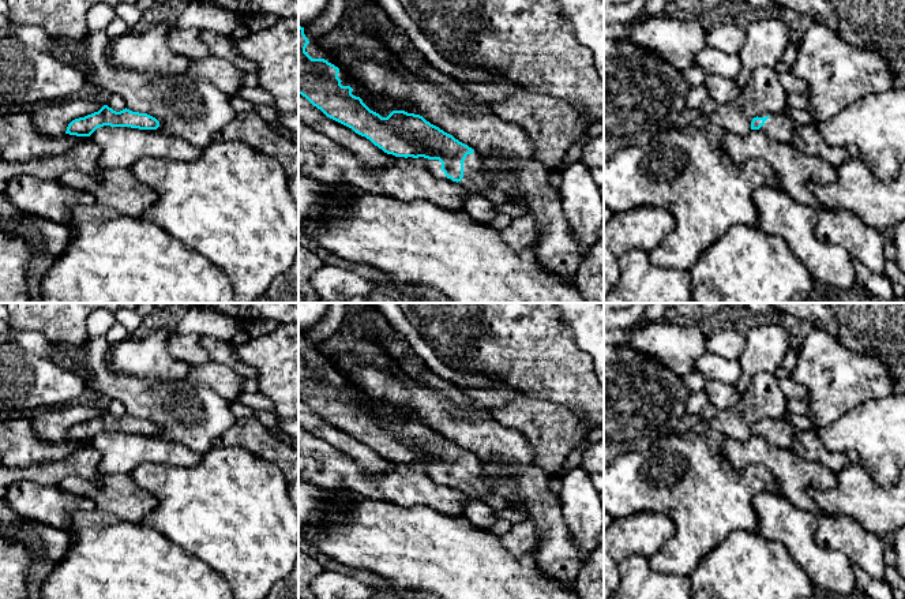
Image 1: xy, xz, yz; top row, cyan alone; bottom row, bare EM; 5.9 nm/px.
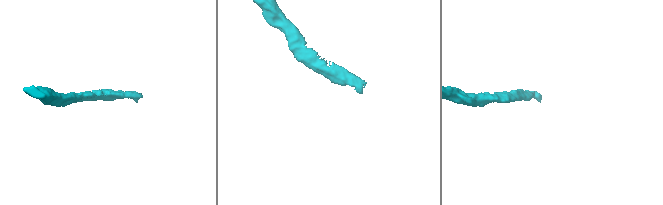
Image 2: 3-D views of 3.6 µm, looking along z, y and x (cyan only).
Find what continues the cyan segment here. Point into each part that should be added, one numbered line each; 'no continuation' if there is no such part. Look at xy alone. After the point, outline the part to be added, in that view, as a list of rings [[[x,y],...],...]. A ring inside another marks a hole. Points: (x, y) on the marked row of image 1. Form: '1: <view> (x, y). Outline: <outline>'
no continuation

